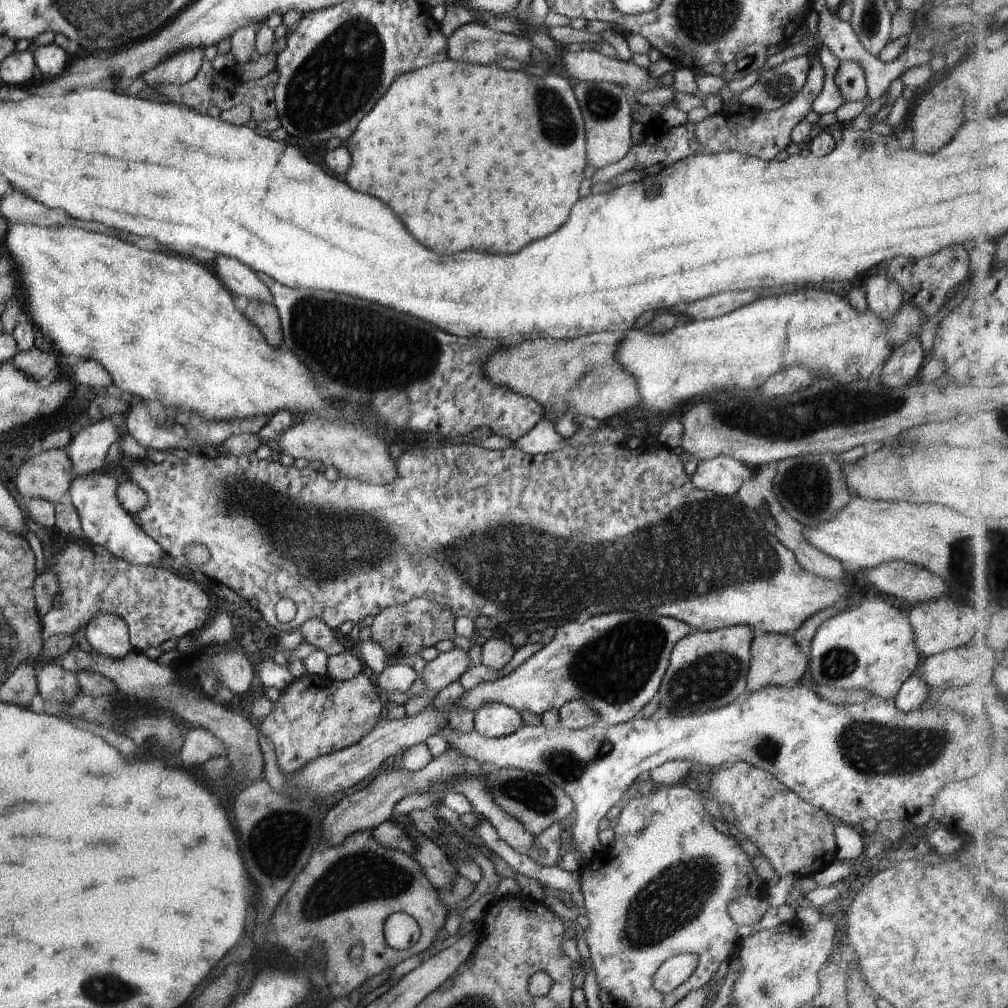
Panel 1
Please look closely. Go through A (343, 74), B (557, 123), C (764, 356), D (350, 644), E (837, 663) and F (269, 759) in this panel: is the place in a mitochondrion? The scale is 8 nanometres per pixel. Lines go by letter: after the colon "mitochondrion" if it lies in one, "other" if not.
A: mitochondrion
B: mitochondrion
C: other
D: other
E: mitochondrion
F: other

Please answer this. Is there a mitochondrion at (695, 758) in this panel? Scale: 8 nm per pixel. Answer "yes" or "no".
no

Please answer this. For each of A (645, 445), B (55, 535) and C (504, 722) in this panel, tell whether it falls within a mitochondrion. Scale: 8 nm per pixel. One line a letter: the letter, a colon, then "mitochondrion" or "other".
A: other
B: other
C: other

